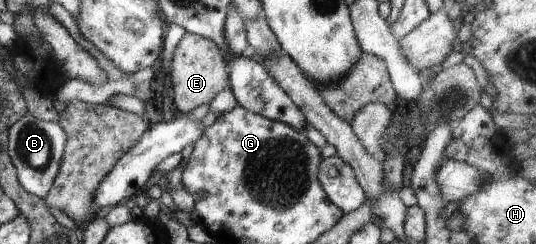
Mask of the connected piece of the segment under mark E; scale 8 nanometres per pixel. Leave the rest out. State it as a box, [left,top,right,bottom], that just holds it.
[171,33,228,113]

